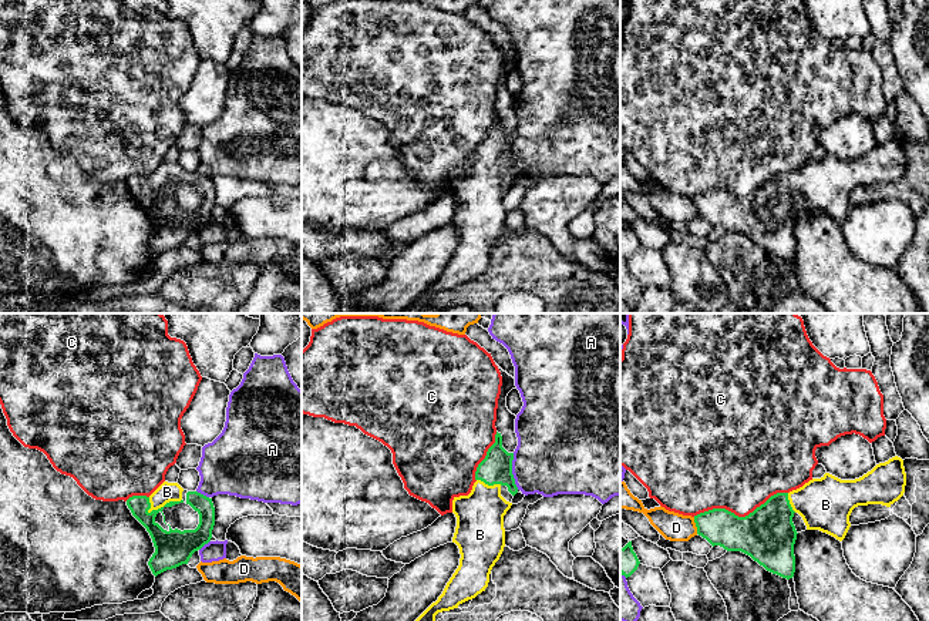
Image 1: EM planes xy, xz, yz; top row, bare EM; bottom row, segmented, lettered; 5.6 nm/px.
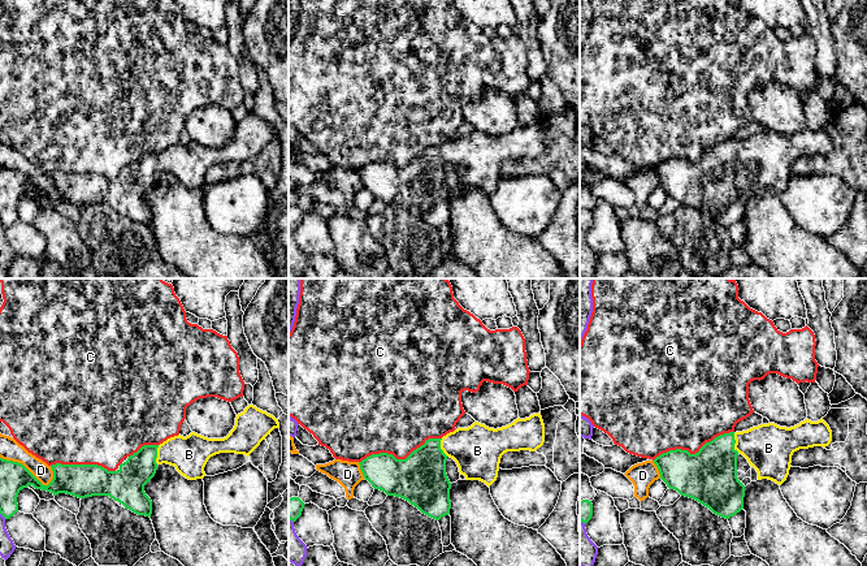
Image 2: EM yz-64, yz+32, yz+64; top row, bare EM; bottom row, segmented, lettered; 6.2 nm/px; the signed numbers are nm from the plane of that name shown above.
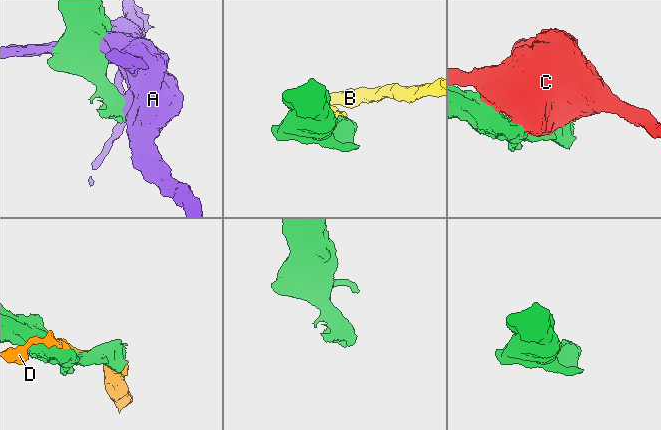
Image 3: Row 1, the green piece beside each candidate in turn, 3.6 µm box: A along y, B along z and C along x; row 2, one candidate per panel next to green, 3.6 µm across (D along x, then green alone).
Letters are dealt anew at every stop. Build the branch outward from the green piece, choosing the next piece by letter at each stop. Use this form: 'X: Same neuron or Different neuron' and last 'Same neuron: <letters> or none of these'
A: Different neuron
B: Same neuron
C: Different neuron
D: Different neuron
Same neuron: B

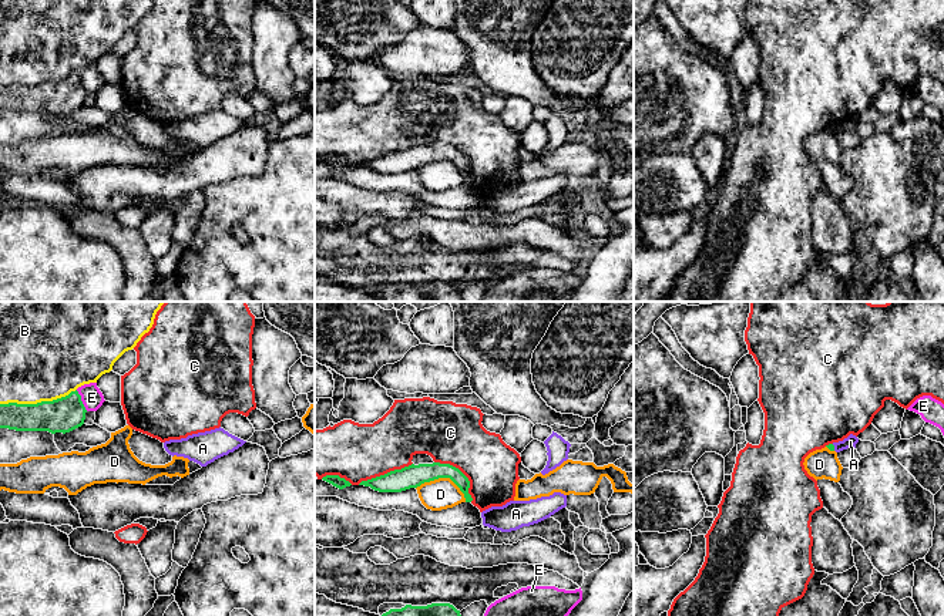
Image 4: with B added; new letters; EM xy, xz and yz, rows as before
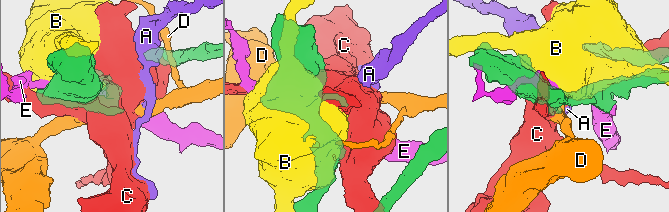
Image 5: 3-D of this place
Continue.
A: Different neuron
B: Different neuron
C: Different neuron
D: Different neuron
E: Different neuron
Same neuron: none of these

